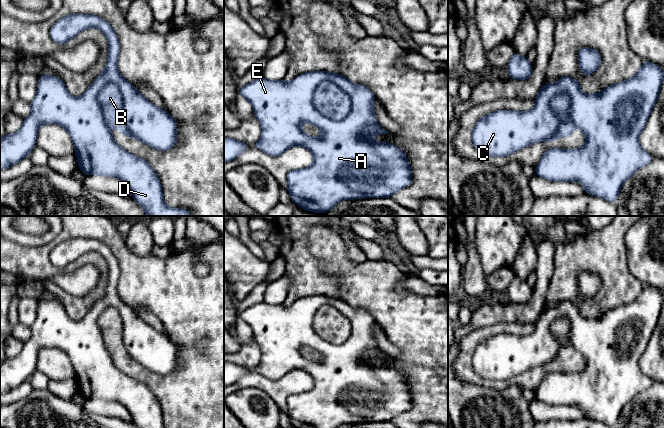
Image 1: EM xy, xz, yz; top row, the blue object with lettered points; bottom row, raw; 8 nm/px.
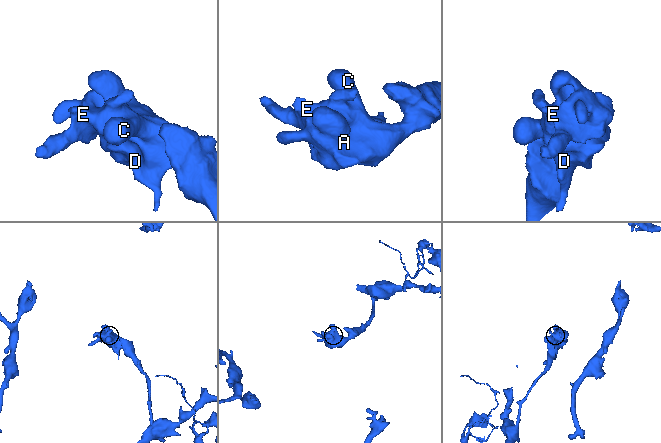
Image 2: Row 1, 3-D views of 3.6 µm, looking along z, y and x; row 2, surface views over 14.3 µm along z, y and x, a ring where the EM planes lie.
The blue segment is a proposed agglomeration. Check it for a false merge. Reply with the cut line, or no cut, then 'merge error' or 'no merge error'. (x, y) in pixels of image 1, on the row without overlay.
xy (105, 308), (117, 310), (123, 347), (137, 362) | merge error

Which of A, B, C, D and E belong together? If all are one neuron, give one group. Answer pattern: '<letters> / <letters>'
A C D E / B

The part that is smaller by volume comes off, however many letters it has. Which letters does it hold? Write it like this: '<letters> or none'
B

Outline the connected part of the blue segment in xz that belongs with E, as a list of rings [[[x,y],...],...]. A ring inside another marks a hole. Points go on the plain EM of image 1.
[[[313,295],[313,296],[306,296],[304,298],[301,298],[290,306],[285,306],[284,304],[271,305],[263,301],[244,309],[242,312],[239,313],[239,317],[251,327],[254,334],[254,338],[261,349],[261,360],[258,363],[258,365],[254,368],[254,370],[257,373],[261,374],[265,378],[268,378],[274,381],[283,379],[283,377],[288,372],[291,372],[294,370],[304,371],[312,377],[313,387],[311,389],[303,393],[291,394],[287,397],[287,406],[288,406],[287,414],[294,427],[296,428],[338,428],[340,425],[344,423],[351,424],[351,423],[362,423],[362,422],[386,422],[386,421],[391,421],[396,416],[411,409],[412,397],[411,397],[411,391],[407,384],[407,379],[399,372],[391,368],[388,368],[387,366],[375,366],[373,363],[375,358],[387,358],[388,355],[384,354],[377,347],[375,335],[373,333],[373,325],[375,324],[375,319],[366,310],[354,308],[340,298],[334,298],[334,297],[330,297],[326,295]],[[325,304],[331,305],[334,308],[336,308],[341,314],[343,314],[350,321],[350,324],[352,327],[350,336],[342,344],[329,343],[325,341],[324,339],[322,339],[313,330],[313,319],[316,314],[316,311],[322,305],[325,305]],[[302,347],[310,347],[316,350],[317,352],[321,354],[321,359],[319,361],[312,361],[312,360],[306,359],[301,353]]]

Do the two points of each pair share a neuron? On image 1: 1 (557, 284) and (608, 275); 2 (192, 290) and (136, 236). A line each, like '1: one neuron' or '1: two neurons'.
1: one neuron
2: two neurons

